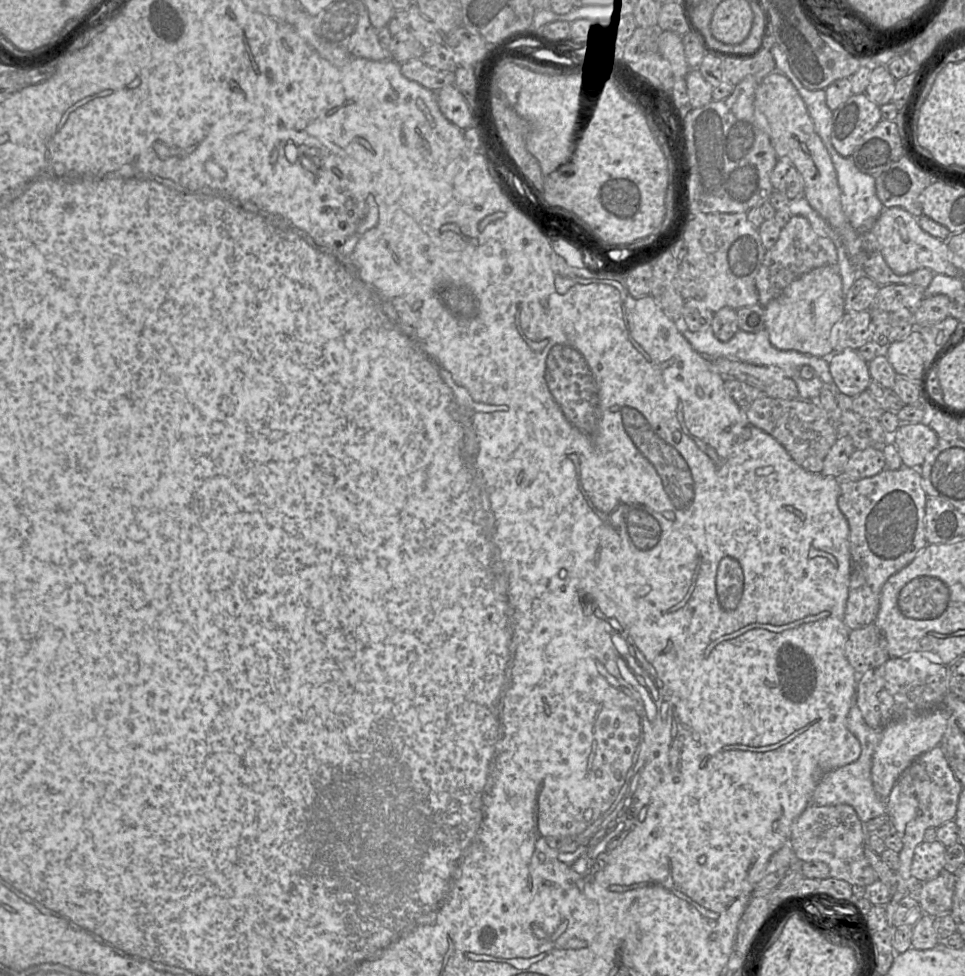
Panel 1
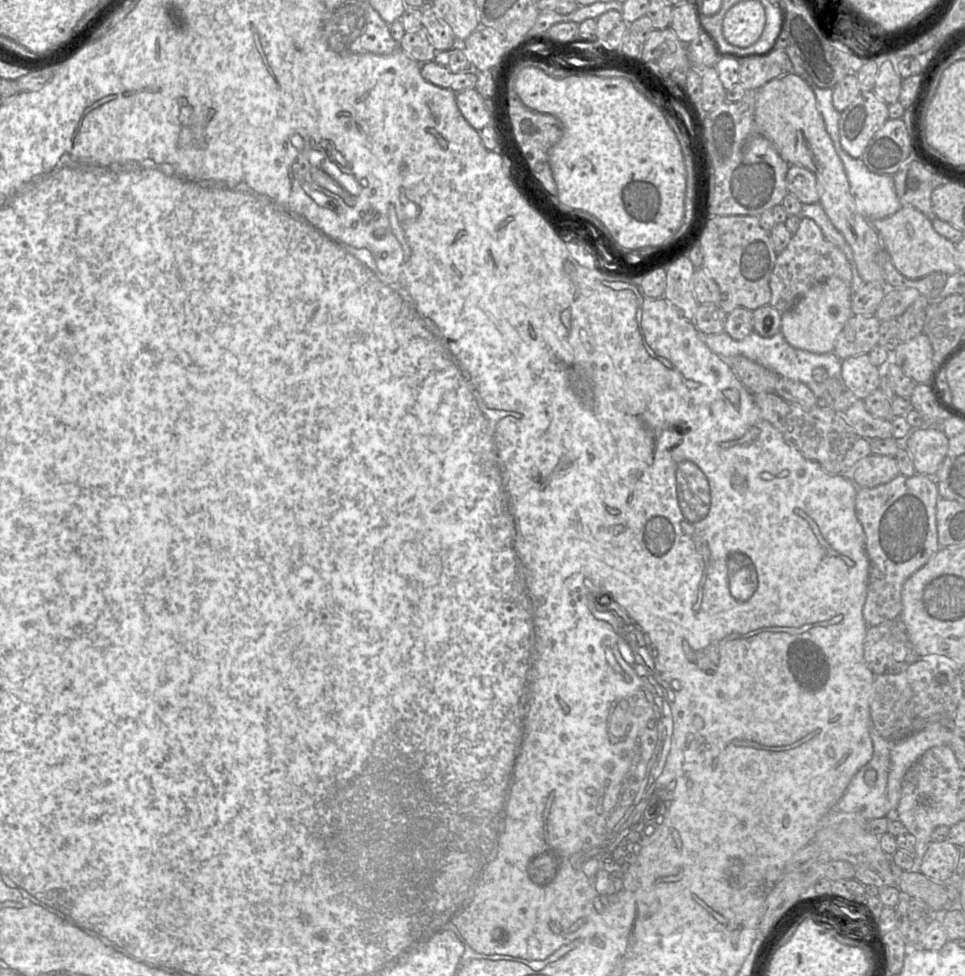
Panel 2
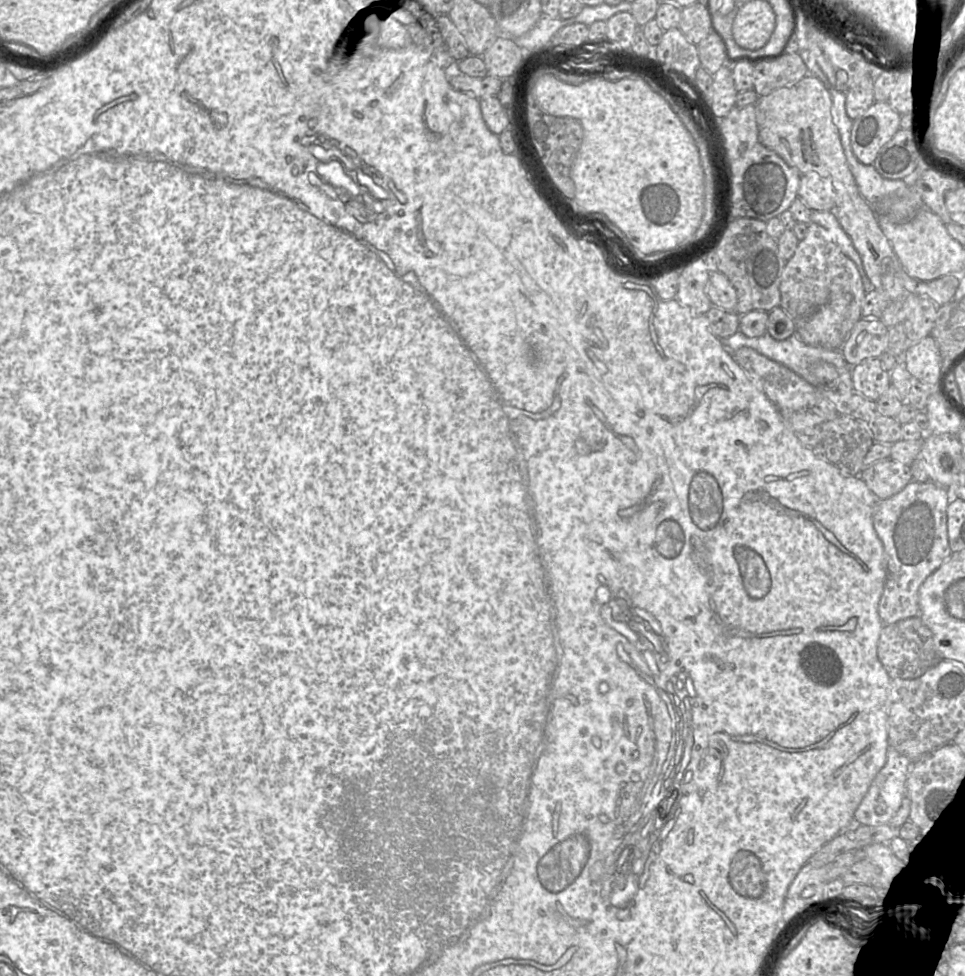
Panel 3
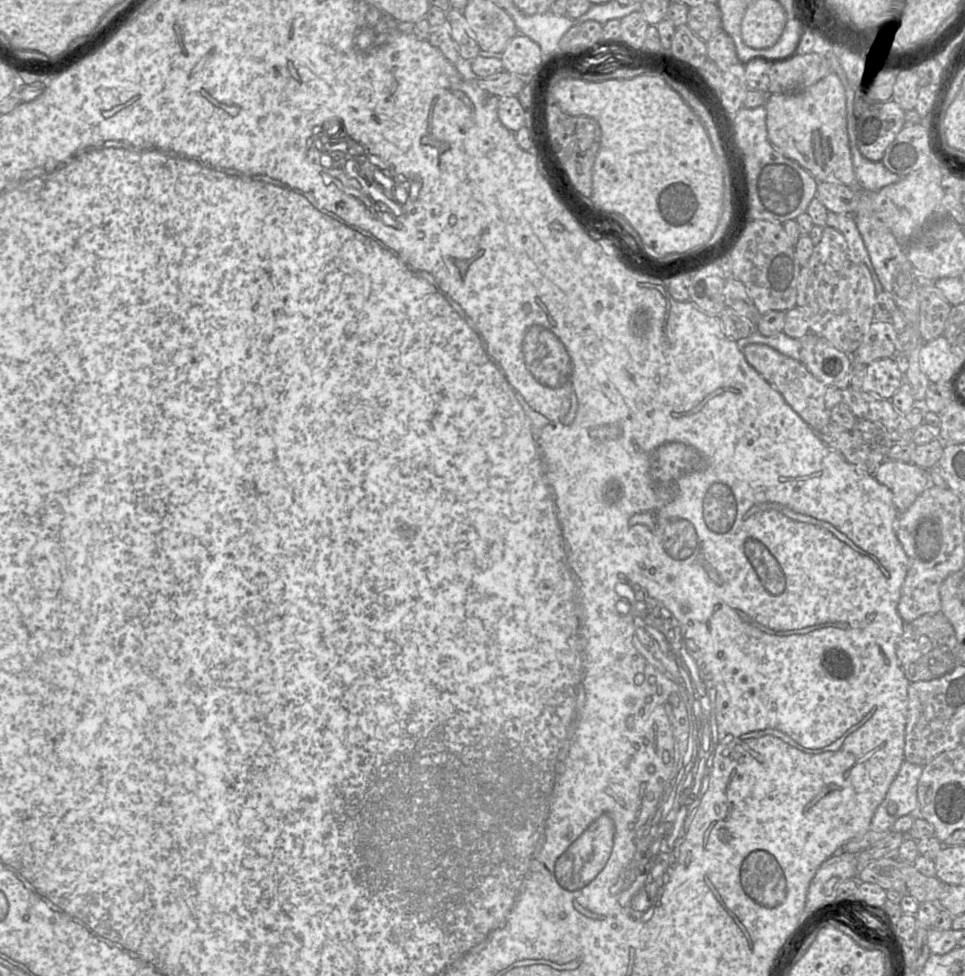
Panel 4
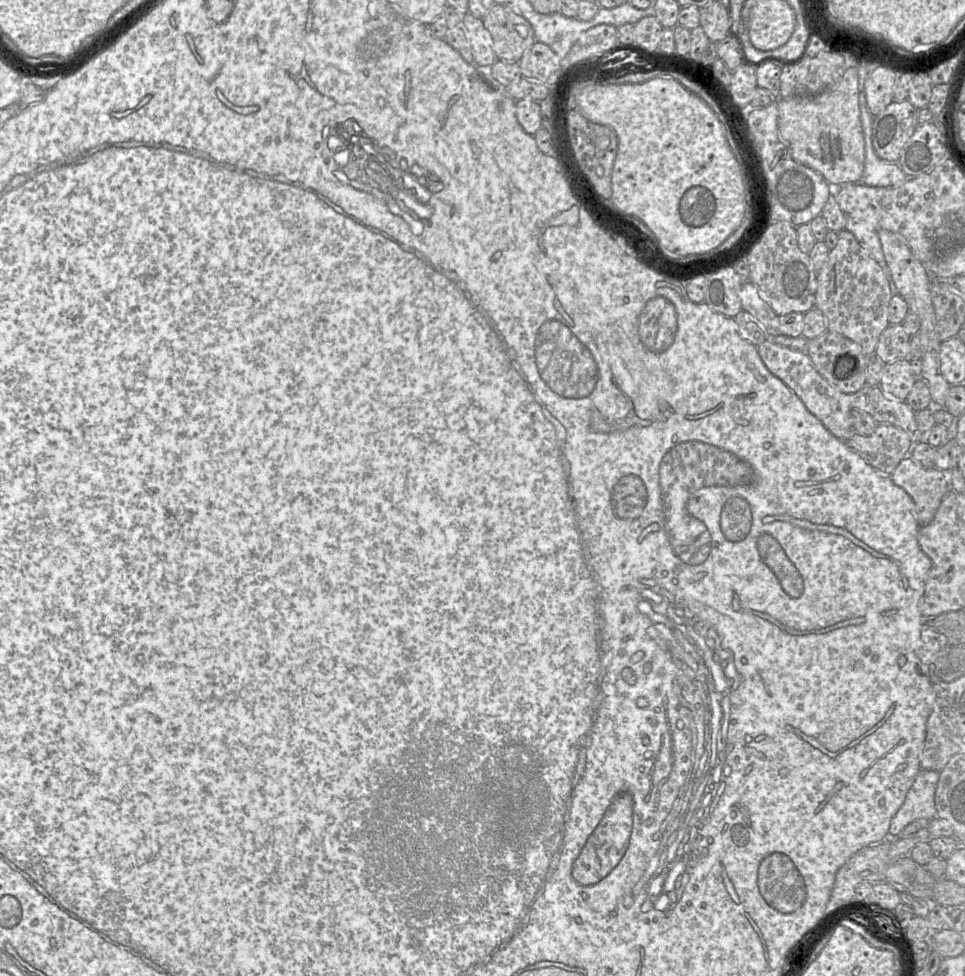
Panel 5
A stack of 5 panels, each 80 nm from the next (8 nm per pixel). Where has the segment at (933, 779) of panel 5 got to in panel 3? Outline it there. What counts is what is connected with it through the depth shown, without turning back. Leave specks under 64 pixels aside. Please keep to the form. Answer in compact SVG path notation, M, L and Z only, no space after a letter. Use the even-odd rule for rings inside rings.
M889 745L884 766L874 778L869 790L854 813L856 823L868 826L889 823L906 797L906 782L912 763L912 760Z

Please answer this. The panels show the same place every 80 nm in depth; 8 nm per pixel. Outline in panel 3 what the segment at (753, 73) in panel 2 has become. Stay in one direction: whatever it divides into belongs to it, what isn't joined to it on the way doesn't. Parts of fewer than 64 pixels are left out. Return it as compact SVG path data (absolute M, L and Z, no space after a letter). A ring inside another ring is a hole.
M785 53L781 58L754 66L754 88L758 96L791 86L809 74L808 68L798 53Z

